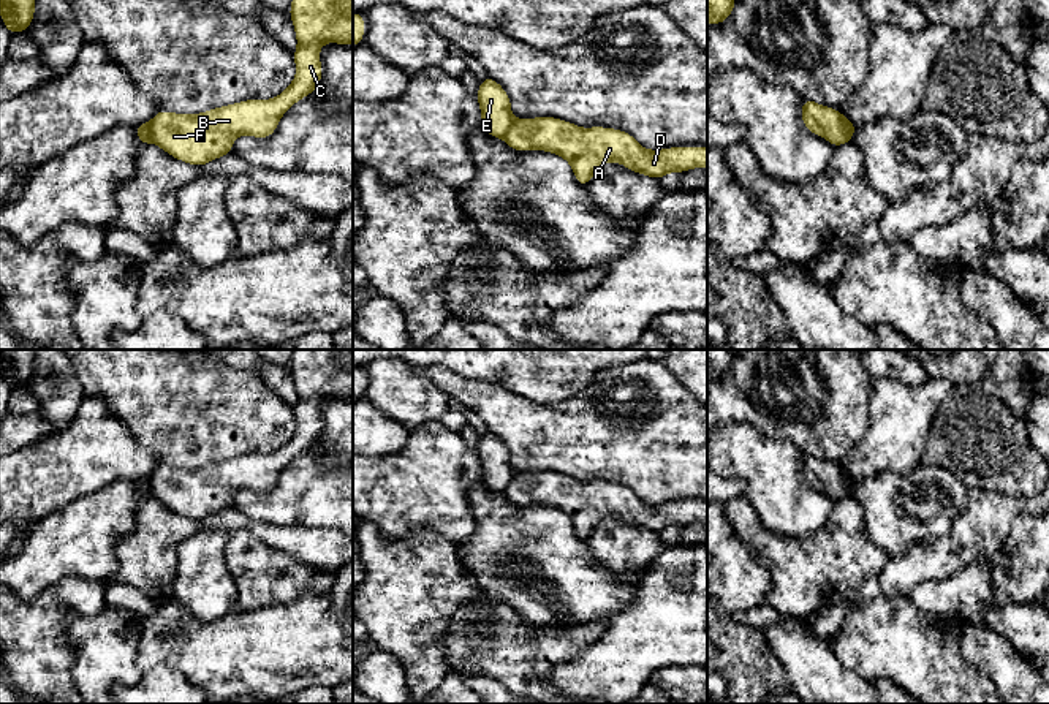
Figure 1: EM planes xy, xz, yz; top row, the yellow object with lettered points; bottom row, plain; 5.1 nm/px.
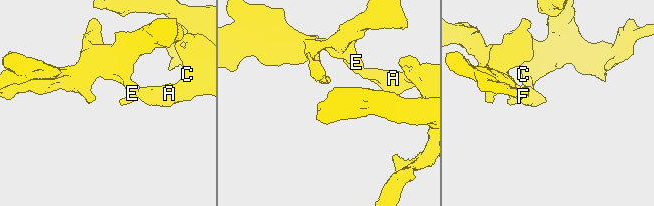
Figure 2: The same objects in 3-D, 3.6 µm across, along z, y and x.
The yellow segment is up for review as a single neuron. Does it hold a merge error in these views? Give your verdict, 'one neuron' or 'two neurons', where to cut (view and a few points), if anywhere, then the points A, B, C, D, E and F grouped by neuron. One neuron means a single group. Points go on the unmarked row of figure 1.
two neurons; cut yz (844, 473), (844, 491), (847, 495); groups A B C D F / E

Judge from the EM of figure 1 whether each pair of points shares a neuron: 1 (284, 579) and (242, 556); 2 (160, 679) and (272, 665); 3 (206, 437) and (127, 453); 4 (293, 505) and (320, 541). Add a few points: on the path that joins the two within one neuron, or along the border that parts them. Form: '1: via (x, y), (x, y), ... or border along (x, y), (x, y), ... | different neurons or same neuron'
1: via (274, 578), (265, 576), (252, 563) | same neuron
2: border along (147, 669), (157, 665), (168, 665), (196, 687) | different neurons
3: border along (121, 421), (159, 464) | different neurons
4: border along (272, 524), (304, 524), (333, 527), (336, 530) | different neurons

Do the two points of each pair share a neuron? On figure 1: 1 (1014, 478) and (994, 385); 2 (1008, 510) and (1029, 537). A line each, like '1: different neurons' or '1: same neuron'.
1: same neuron
2: different neurons

